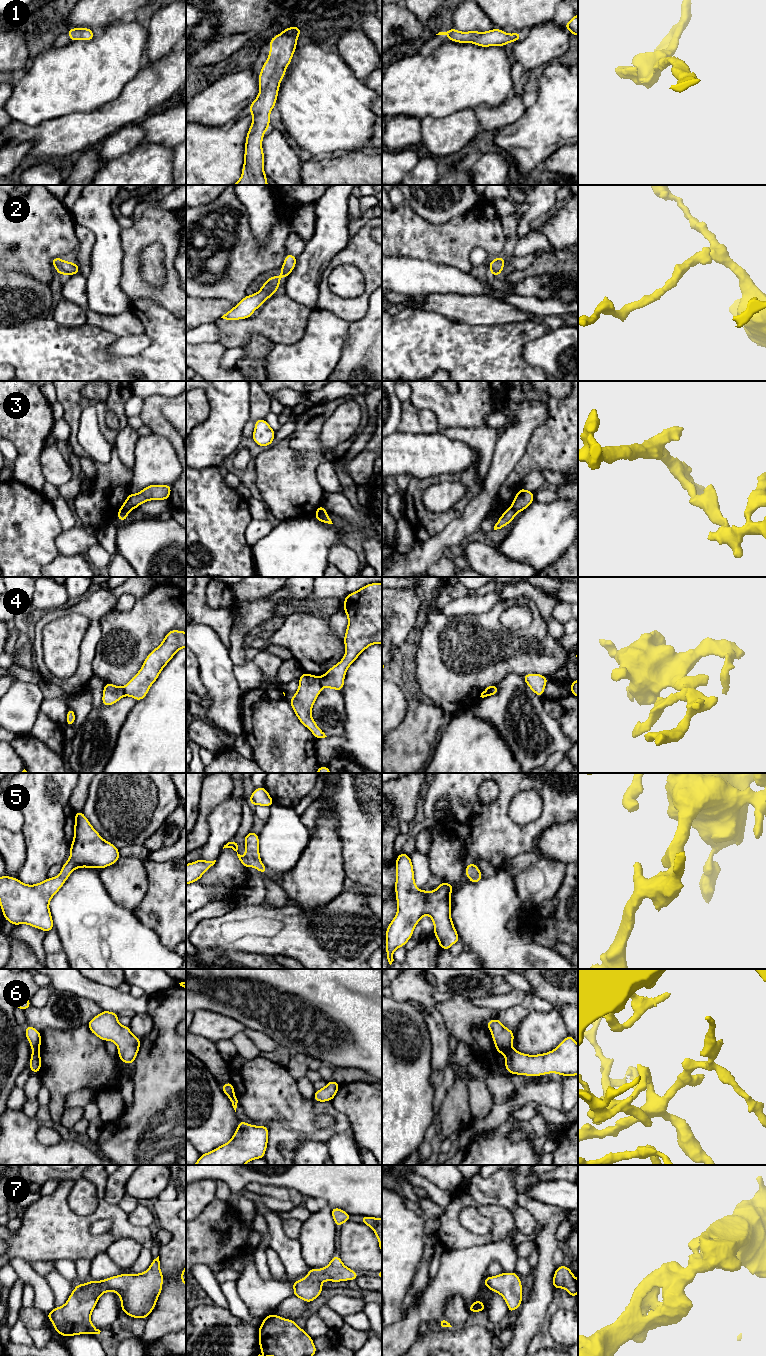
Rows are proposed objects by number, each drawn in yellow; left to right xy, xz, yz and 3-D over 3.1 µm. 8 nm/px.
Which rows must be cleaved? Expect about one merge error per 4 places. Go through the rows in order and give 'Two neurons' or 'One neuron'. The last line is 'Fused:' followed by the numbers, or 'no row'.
1: One neuron
2: One neuron
3: Two neurons
4: Two neurons
5: One neuron
6: Two neurons
7: One neuron
Fused: 3, 4, 6

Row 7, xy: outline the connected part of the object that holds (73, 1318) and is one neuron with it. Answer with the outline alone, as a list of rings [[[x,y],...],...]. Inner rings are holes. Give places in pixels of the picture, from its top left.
[[[158,1256],[143,1273],[119,1274],[76,1285],[67,1302],[61,1307],[55,1306],[46,1319],[50,1319],[54,1330],[65,1337],[100,1334],[101,1331],[91,1323],[91,1314],[99,1297],[111,1291],[119,1295],[121,1311],[133,1319],[145,1320],[156,1306],[164,1281]]]

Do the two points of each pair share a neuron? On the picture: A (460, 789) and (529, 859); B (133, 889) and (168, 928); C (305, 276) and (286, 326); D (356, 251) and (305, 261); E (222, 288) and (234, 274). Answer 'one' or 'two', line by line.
A: two
B: two
C: two
D: two
E: one

